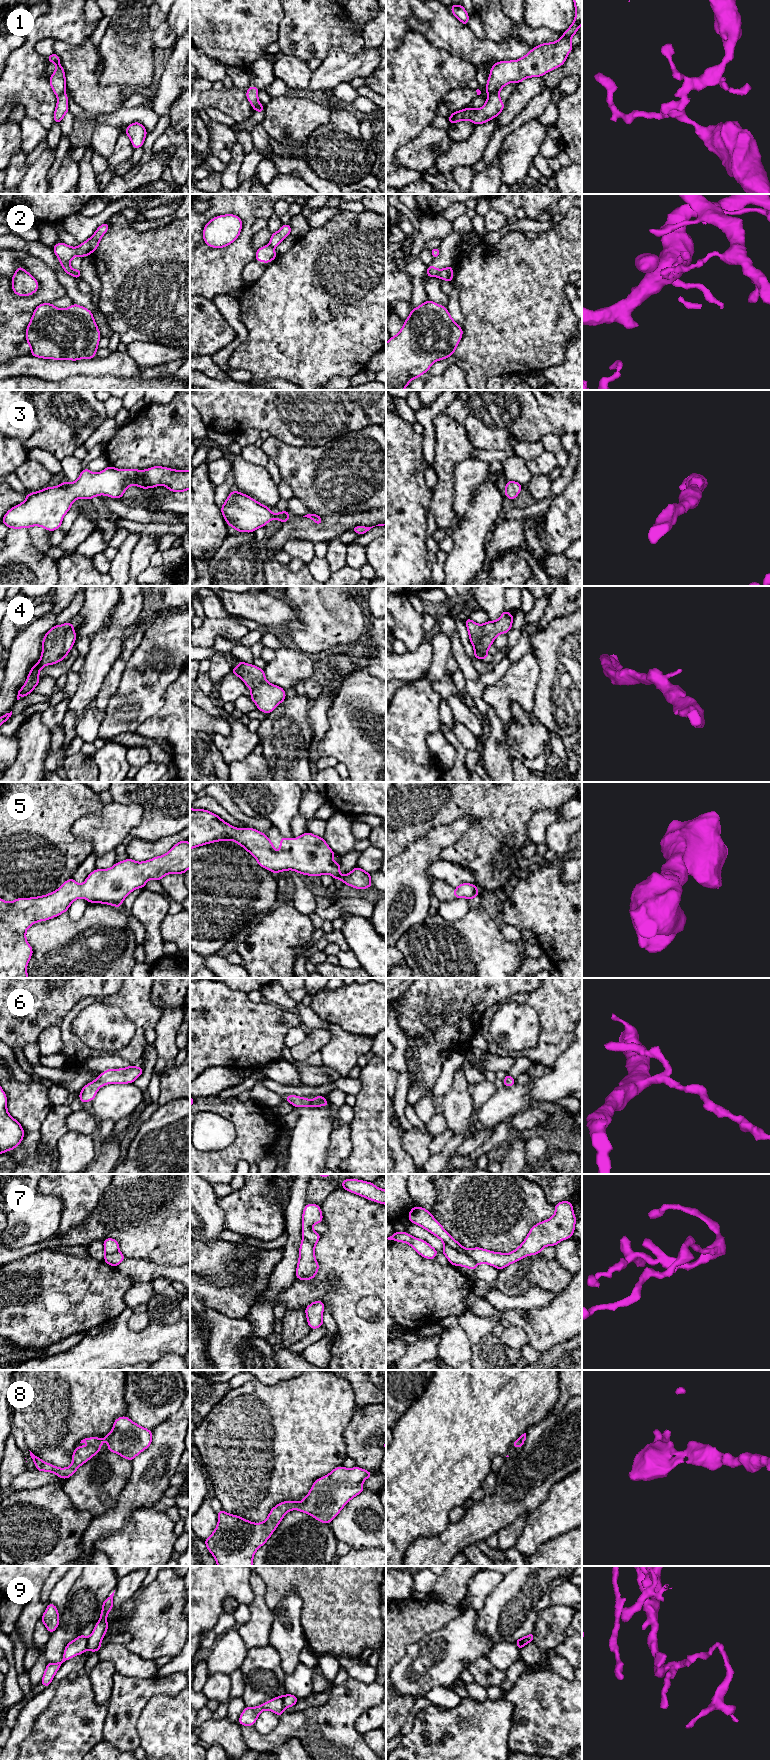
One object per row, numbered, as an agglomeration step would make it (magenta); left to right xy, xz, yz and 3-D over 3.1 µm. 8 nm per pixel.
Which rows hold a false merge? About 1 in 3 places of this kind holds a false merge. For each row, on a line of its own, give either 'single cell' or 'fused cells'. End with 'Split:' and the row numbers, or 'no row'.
1: fused cells
2: fused cells
3: single cell
4: single cell
5: single cell
6: single cell
7: fused cells
8: single cell
9: fused cells
Split: 1, 2, 7, 9

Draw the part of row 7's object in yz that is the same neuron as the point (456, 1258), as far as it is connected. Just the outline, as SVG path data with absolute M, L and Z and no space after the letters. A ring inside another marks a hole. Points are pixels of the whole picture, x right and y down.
M444 1244L442 1252L449 1260L450 1264L454 1266L463 1266L470 1270L475 1271L477 1266L476 1262L466 1254L463 1254L458 1250L455 1250L454 1248L447 1244Z

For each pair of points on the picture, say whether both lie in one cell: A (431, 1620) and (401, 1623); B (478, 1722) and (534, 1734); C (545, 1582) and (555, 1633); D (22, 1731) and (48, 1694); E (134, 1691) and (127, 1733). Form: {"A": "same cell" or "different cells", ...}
{"A": "same cell", "B": "different cells", "C": "different cells", "D": "same cell", "E": "same cell"}

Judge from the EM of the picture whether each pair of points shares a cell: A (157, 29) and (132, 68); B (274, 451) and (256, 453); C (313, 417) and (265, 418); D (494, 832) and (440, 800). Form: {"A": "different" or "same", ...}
{"A": "different", "B": "different", "C": "same", "D": "same"}

